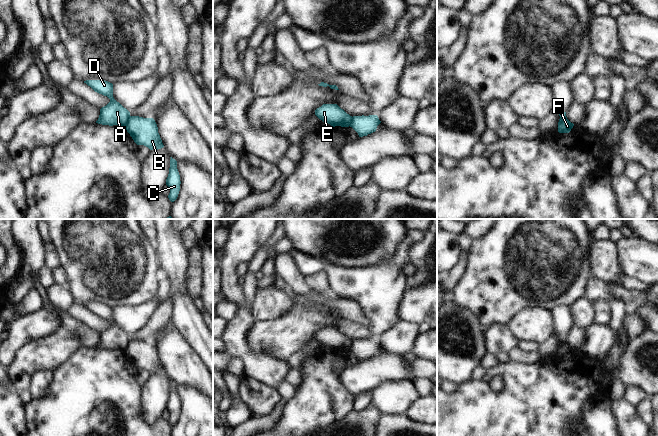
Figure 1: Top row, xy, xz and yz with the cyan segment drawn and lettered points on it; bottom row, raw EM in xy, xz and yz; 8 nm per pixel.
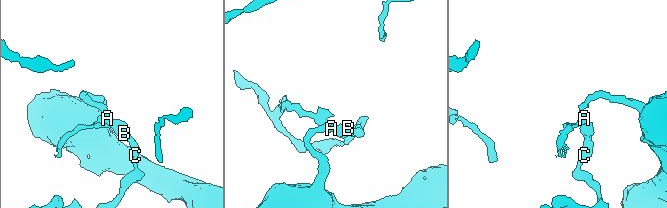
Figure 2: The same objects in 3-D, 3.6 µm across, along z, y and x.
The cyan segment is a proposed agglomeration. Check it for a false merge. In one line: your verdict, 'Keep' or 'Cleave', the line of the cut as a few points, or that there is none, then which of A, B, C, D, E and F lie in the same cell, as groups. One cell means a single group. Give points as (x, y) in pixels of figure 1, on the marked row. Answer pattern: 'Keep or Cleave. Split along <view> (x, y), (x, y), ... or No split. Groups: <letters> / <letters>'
Cleave. Split along xy (129, 115), (128, 121), (124, 125). Groups: A D E / B C F

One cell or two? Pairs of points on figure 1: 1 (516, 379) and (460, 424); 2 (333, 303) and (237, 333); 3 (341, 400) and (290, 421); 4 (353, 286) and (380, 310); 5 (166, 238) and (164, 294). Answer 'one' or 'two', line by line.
1: one
2: two
3: one
4: one
5: two

